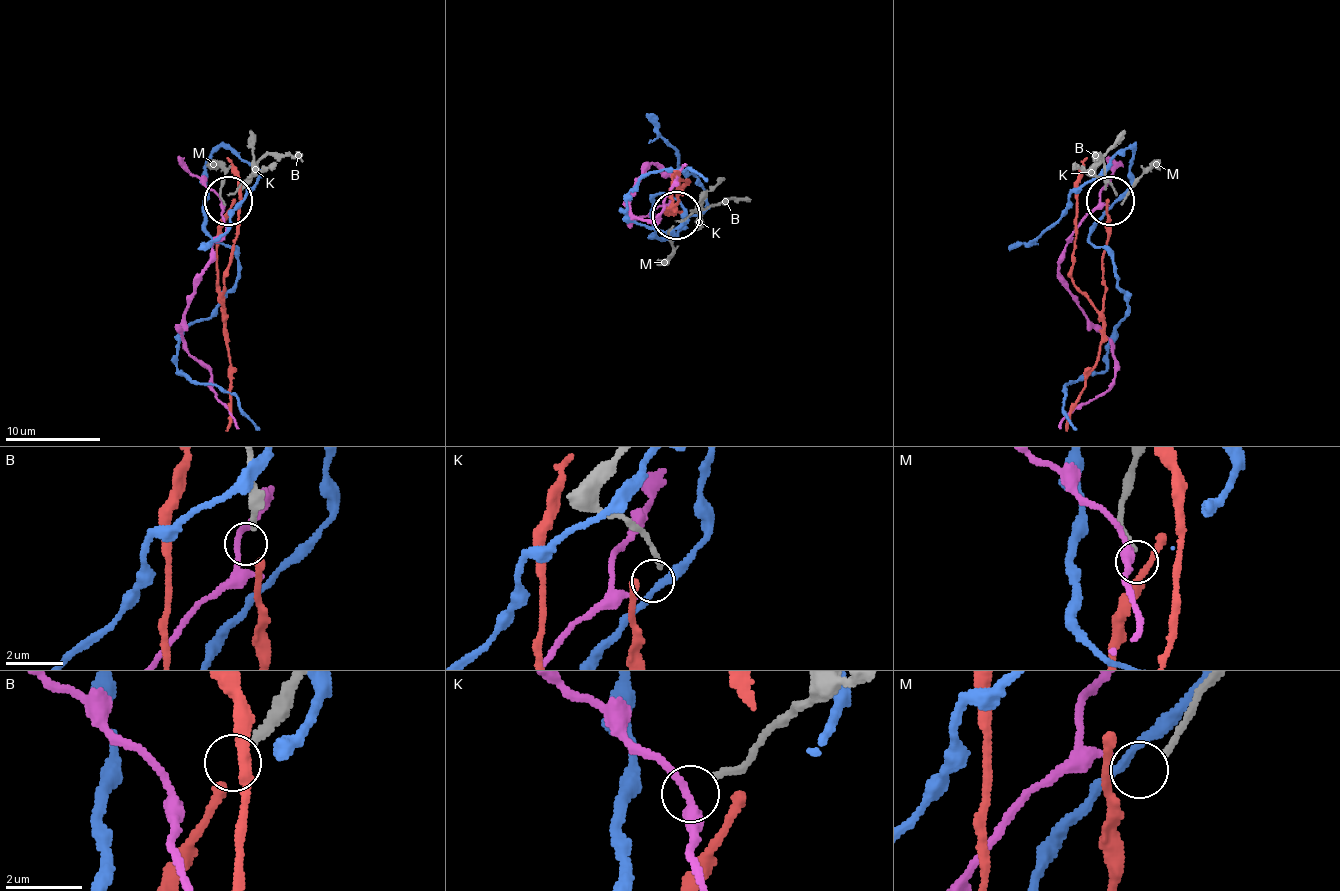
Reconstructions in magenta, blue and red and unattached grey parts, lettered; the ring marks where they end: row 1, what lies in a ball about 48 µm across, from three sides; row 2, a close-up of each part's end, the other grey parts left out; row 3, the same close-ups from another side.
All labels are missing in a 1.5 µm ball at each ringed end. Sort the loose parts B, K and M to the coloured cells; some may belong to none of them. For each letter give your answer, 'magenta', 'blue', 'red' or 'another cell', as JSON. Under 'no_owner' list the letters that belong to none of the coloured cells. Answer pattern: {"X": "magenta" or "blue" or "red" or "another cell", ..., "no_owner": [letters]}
{"B": "red", "K": "another cell", "M": "magenta", "no_owner": ["K"]}

